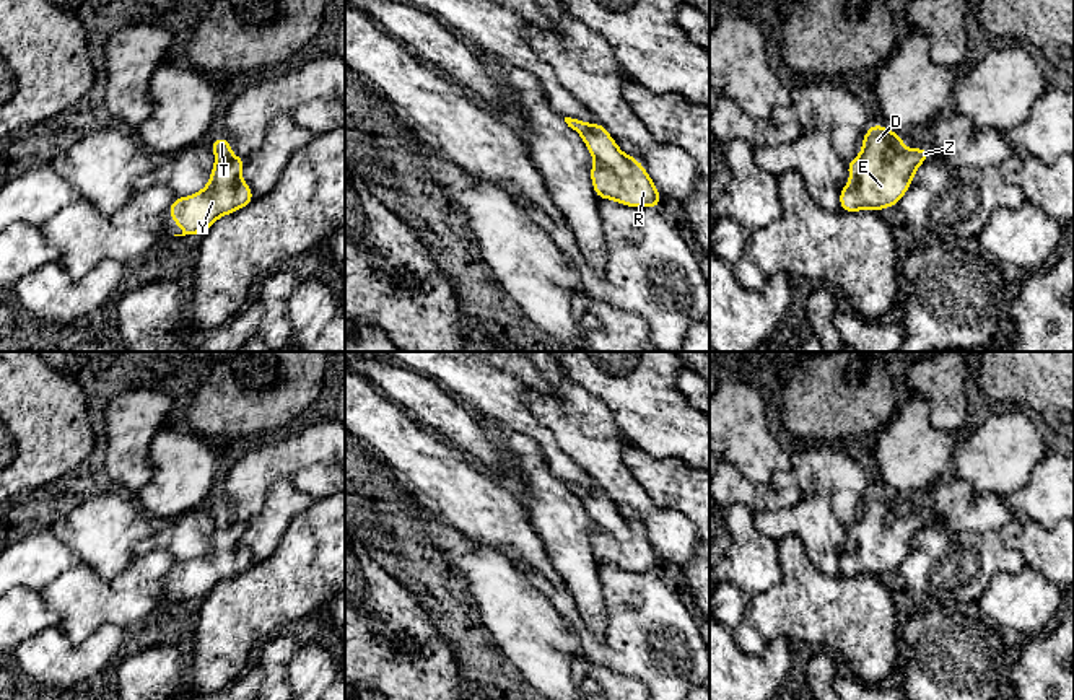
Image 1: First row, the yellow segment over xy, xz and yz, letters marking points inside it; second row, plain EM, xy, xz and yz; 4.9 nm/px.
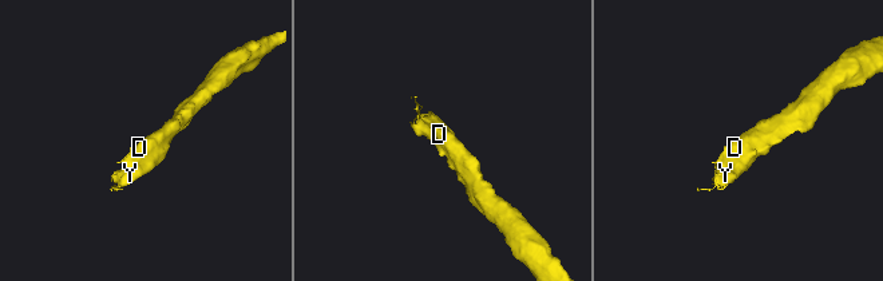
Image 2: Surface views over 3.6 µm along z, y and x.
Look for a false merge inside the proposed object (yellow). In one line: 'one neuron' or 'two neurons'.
one neuron

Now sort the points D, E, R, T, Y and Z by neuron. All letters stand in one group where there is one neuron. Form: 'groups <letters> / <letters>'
groups D E R T Y Z

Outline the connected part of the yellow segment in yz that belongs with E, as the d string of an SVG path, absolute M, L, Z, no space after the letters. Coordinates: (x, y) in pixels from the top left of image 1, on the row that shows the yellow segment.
M872 124L862 137L861 153L846 163L853 181L840 189L840 210L882 212L897 207L915 181L918 166L929 158L929 148L905 148L903 135Z

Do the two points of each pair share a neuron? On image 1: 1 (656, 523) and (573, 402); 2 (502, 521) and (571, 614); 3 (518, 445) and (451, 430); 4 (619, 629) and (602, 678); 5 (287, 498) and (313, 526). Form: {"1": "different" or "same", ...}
{"1": "same", "2": "different", "3": "different", "4": "different", "5": "different"}

